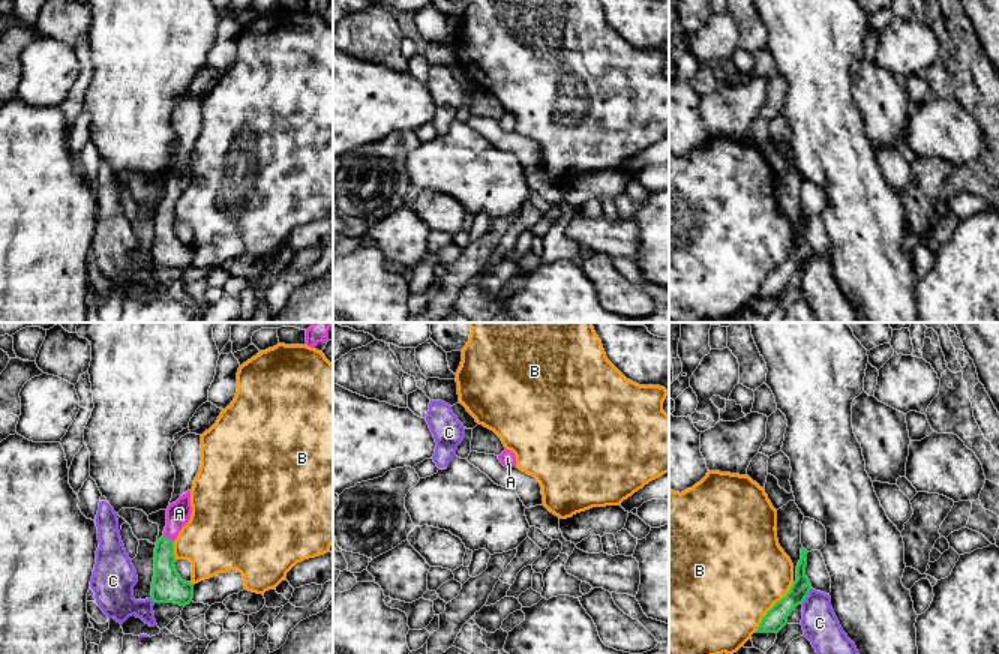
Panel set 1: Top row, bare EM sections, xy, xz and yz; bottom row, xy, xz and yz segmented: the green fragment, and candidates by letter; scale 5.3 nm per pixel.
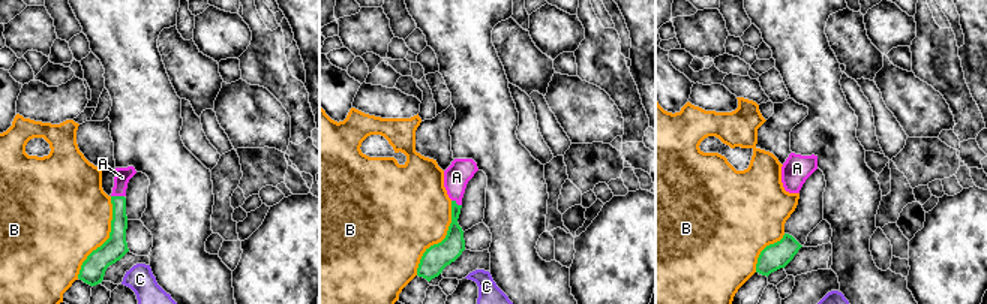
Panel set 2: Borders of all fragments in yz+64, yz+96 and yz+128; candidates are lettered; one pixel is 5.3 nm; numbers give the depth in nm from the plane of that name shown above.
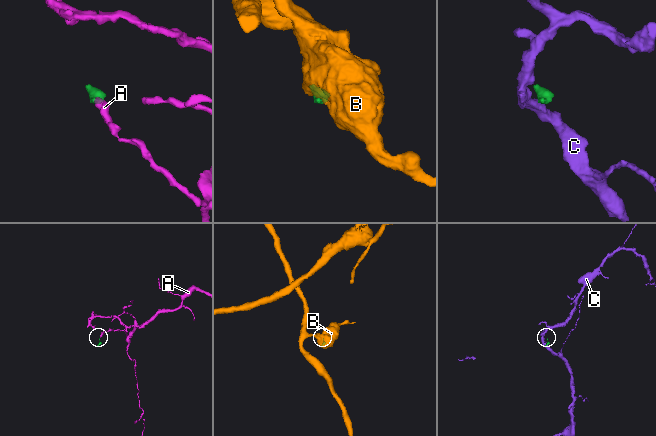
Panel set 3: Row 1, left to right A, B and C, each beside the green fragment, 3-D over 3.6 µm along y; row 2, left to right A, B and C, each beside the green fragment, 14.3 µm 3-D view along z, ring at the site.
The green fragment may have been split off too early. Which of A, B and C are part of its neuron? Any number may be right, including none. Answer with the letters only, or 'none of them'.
A

